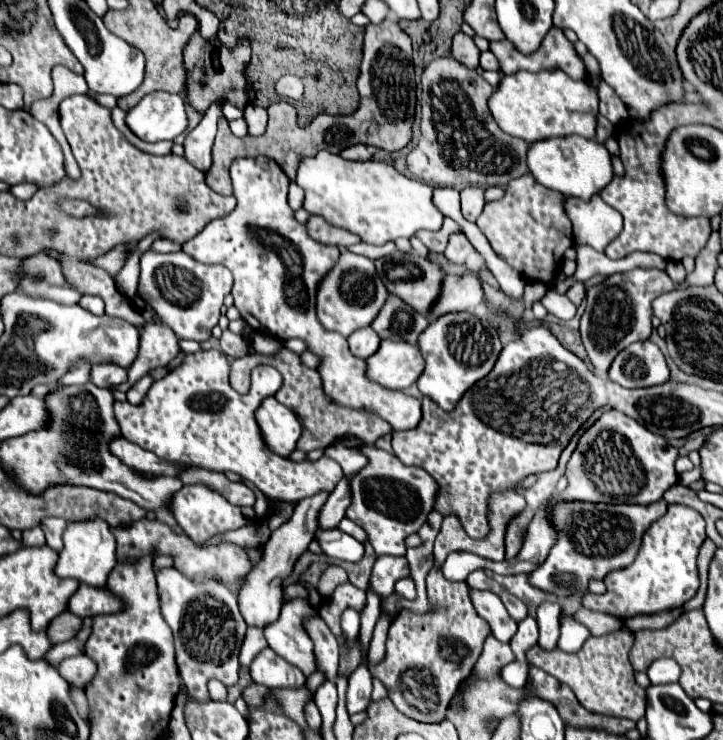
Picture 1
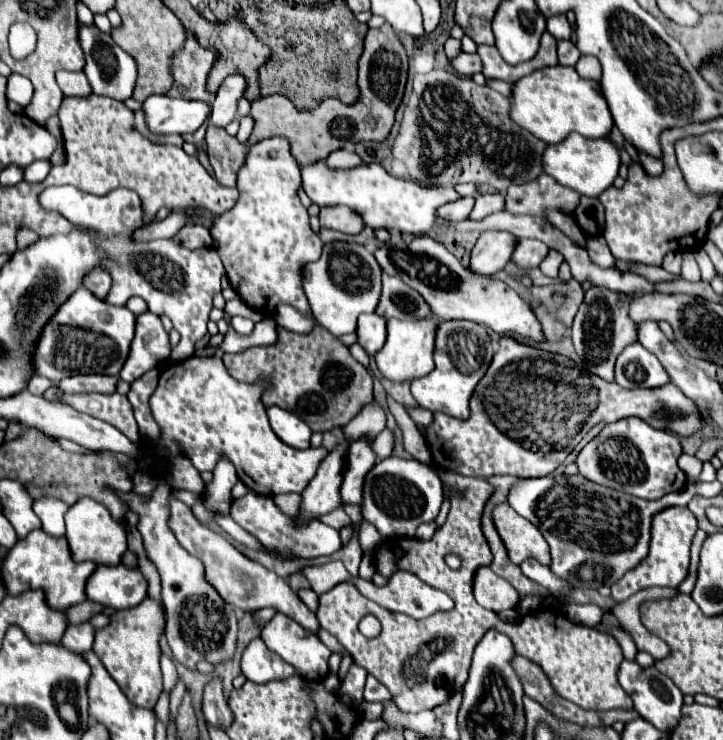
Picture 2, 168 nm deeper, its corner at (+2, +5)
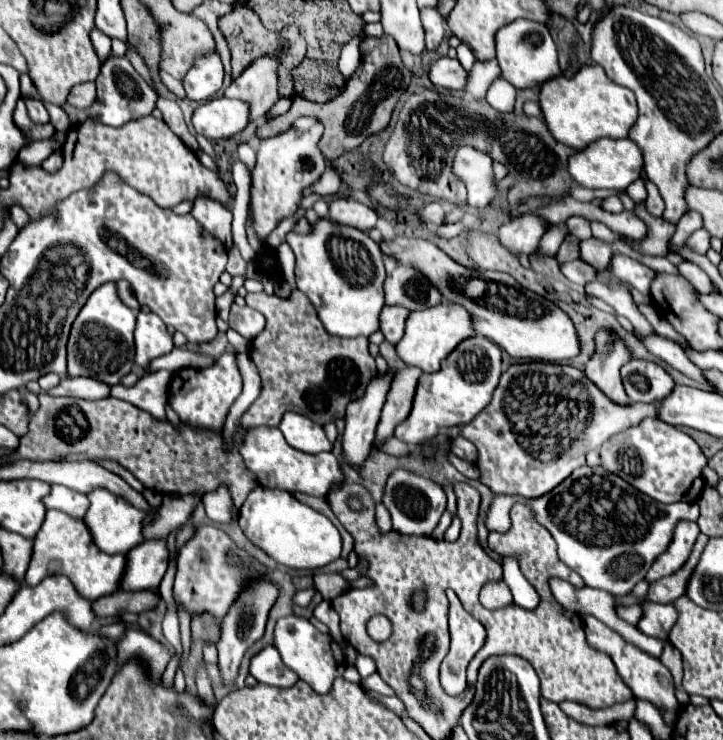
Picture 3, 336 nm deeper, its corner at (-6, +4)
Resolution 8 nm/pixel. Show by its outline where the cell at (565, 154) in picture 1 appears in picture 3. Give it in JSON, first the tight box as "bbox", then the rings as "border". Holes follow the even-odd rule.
{"bbox":[568,138,642,190],"border":[[[600,138],[586,146],[584,150],[578,150],[568,158],[568,172],[572,180],[584,188],[606,188],[606,190],[624,190],[628,188],[630,182],[638,180],[642,174],[642,154],[634,142],[628,138],[622,140],[610,140],[610,138]]]}

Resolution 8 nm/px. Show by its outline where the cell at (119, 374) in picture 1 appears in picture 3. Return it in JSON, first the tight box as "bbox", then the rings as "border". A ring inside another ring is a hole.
{"bbox":[48,378,110,400],"border":[[[64,378],[56,388],[48,390],[56,396],[72,396],[84,400],[100,400],[110,396],[110,386],[96,378]]]}

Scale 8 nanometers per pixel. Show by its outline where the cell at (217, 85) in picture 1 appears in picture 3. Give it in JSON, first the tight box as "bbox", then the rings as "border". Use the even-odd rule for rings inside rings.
{"bbox":[218,6,306,98],"border":[[[238,6],[234,8],[228,16],[222,16],[218,20],[218,26],[230,46],[232,52],[232,78],[238,78],[242,70],[246,70],[256,58],[262,58],[266,54],[270,54],[272,58],[278,60],[278,92],[282,98],[292,98],[294,96],[294,88],[292,88],[292,70],[302,62],[304,54],[306,54],[306,41],[300,32],[290,27],[278,32],[270,32],[262,26],[260,18],[248,8],[248,6]]]}

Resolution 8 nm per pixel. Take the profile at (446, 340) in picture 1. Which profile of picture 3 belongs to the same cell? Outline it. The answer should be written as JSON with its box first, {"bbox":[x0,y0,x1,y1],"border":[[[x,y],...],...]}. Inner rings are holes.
{"bbox":[396,334,502,446],"border":[[[480,334],[462,340],[450,352],[450,356],[444,358],[440,372],[420,376],[412,412],[408,420],[404,420],[404,424],[396,426],[396,438],[408,446],[416,446],[420,440],[436,436],[448,426],[468,424],[488,406],[492,392],[498,386],[498,378],[502,372],[500,356],[500,346]]]}

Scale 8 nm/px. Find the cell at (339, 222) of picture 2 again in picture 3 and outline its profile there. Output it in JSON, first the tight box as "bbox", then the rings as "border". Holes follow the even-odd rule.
{"bbox":[330,200,378,232],"border":[[[334,200],[330,204],[330,218],[332,218],[332,222],[346,224],[346,226],[358,228],[362,232],[368,232],[370,228],[376,226],[378,214],[372,208],[368,208],[360,202],[354,202],[354,200]]]}

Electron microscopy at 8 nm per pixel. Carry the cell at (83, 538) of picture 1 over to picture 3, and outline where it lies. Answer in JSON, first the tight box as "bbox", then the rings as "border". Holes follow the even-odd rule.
{"bbox":[84,490,144,554],"border":[[[94,490],[88,494],[90,506],[88,512],[84,516],[84,524],[88,526],[94,544],[106,552],[106,554],[128,554],[128,550],[136,548],[142,542],[142,520],[144,514],[140,514],[140,510],[124,504],[124,500],[116,498],[114,494],[110,494],[108,490]]]}

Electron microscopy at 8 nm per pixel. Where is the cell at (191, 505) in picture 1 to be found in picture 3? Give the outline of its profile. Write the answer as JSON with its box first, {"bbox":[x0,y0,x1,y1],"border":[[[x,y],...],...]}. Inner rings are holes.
{"bbox":[240,486,342,568],"border":[[[256,486],[240,508],[240,528],[270,558],[290,568],[322,568],[342,554],[342,538],[334,524],[284,490]]]}

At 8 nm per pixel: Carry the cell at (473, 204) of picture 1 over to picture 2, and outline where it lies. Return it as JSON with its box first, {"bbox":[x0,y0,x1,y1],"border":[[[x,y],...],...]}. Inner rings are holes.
{"bbox":[438,197,474,221],"border":[[[462,197],[460,201],[454,201],[454,203],[448,203],[448,205],[442,205],[438,209],[438,215],[442,219],[450,219],[450,221],[462,221],[468,217],[468,213],[472,211],[474,207],[474,197]]]}

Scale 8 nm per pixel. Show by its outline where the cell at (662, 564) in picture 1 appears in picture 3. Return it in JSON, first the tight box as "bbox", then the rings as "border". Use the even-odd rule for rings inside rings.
{"bbox":[646,520,700,584],"border":[[[680,520],[680,524],[676,524],[676,528],[674,528],[674,536],[672,536],[668,550],[656,558],[656,562],[652,564],[652,568],[646,574],[646,580],[652,584],[664,576],[678,572],[686,564],[698,534],[700,534],[700,528],[696,522]]]}

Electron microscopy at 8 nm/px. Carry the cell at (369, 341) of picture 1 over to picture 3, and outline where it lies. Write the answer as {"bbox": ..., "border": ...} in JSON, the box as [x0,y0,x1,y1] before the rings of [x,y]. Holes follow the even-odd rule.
{"bbox":[380,306,410,344],"border":[[[384,306],[380,312],[380,332],[384,334],[384,340],[390,344],[396,344],[404,334],[404,322],[410,312],[402,306]]]}

